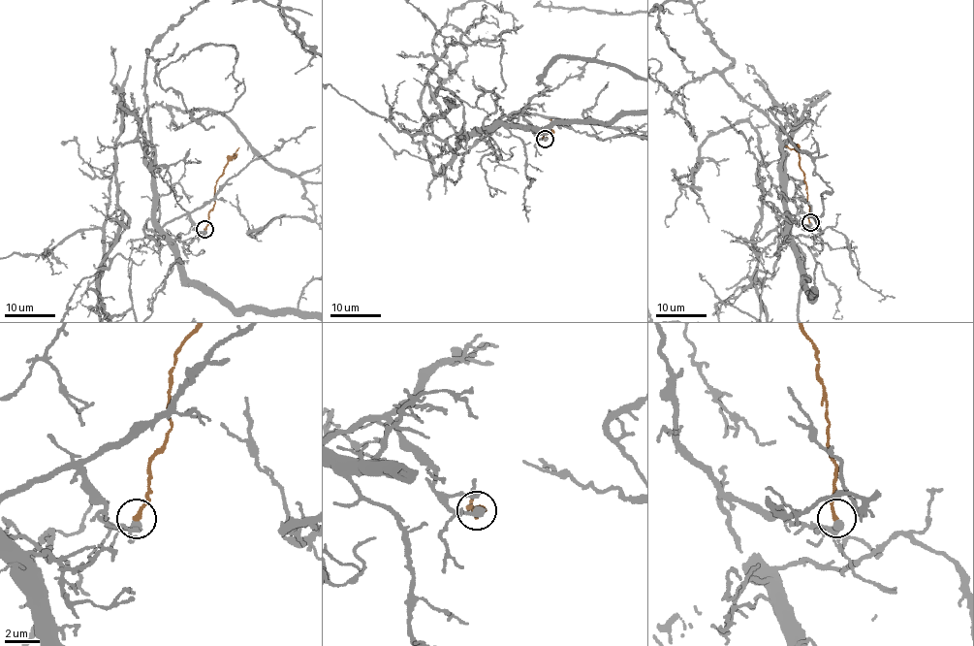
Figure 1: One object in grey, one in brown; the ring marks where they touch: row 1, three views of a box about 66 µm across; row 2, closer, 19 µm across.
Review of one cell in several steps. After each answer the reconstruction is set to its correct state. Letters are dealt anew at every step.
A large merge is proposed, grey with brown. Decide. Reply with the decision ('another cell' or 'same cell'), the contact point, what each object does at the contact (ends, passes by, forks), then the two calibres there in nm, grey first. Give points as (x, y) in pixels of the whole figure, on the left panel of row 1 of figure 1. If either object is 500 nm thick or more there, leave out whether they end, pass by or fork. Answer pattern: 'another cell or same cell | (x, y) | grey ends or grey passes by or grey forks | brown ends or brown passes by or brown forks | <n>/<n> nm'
another cell | (204, 229) | grey ends | brown ends | 440/240 nm

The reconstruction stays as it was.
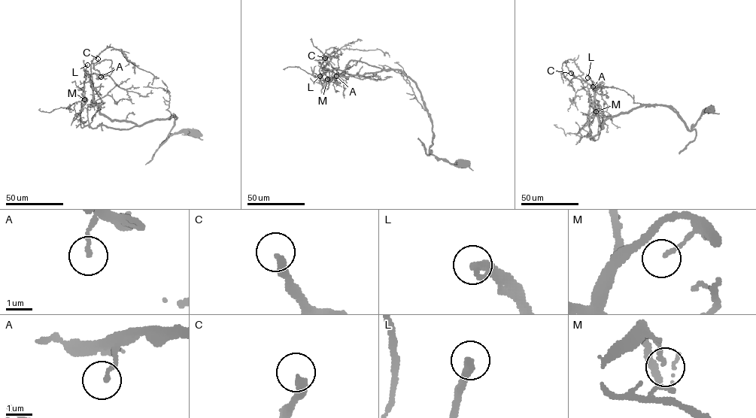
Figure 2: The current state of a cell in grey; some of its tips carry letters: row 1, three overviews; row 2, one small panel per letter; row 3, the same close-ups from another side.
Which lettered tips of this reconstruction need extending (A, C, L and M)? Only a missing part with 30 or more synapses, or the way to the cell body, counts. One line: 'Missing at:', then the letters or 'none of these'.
Missing at: L

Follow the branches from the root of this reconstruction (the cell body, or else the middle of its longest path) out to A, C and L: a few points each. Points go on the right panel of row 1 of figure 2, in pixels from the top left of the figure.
A: (711, 108), (690, 130), (659, 105), (622, 112), (602, 128), (593, 86)
C: (711, 108), (690, 130), (672, 110), (659, 105), (622, 112), (607, 119), (602, 128), (593, 88), (571, 73)
L: (711, 108), (690, 130), (659, 105), (622, 112), (602, 128), (595, 110), (600, 86), (587, 77)

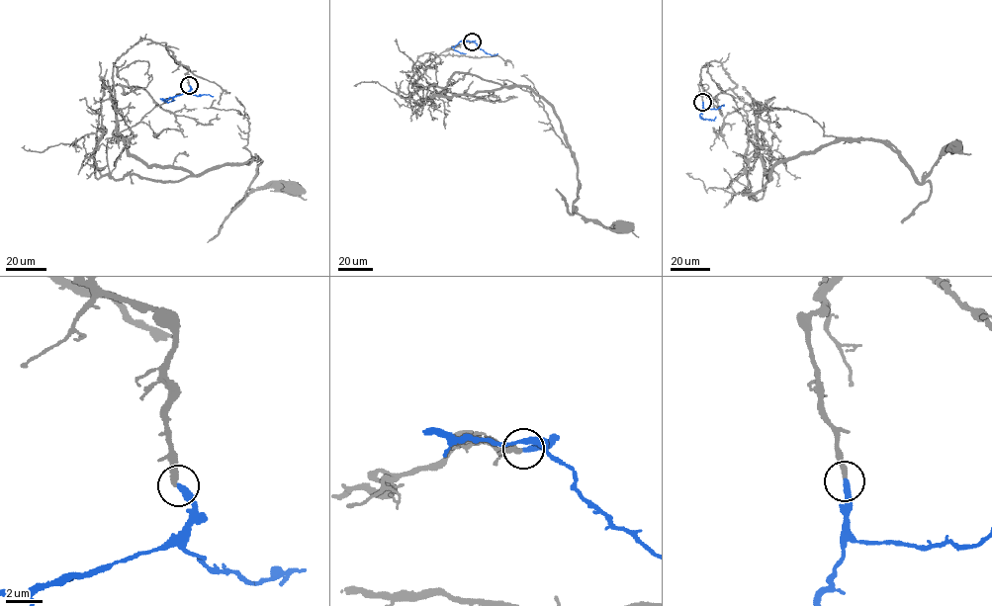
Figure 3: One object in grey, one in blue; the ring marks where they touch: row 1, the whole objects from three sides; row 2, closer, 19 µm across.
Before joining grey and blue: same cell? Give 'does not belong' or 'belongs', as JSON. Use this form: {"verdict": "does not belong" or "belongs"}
{"verdict": "belongs"}

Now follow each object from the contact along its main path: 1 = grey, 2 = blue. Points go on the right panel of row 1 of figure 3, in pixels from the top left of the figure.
1: (702, 102), (700, 69), (720, 62), (769, 179), (783, 160), (861, 139), (921, 183), (957, 144)
2: (702, 102), (699, 116), (711, 120), (715, 117)

